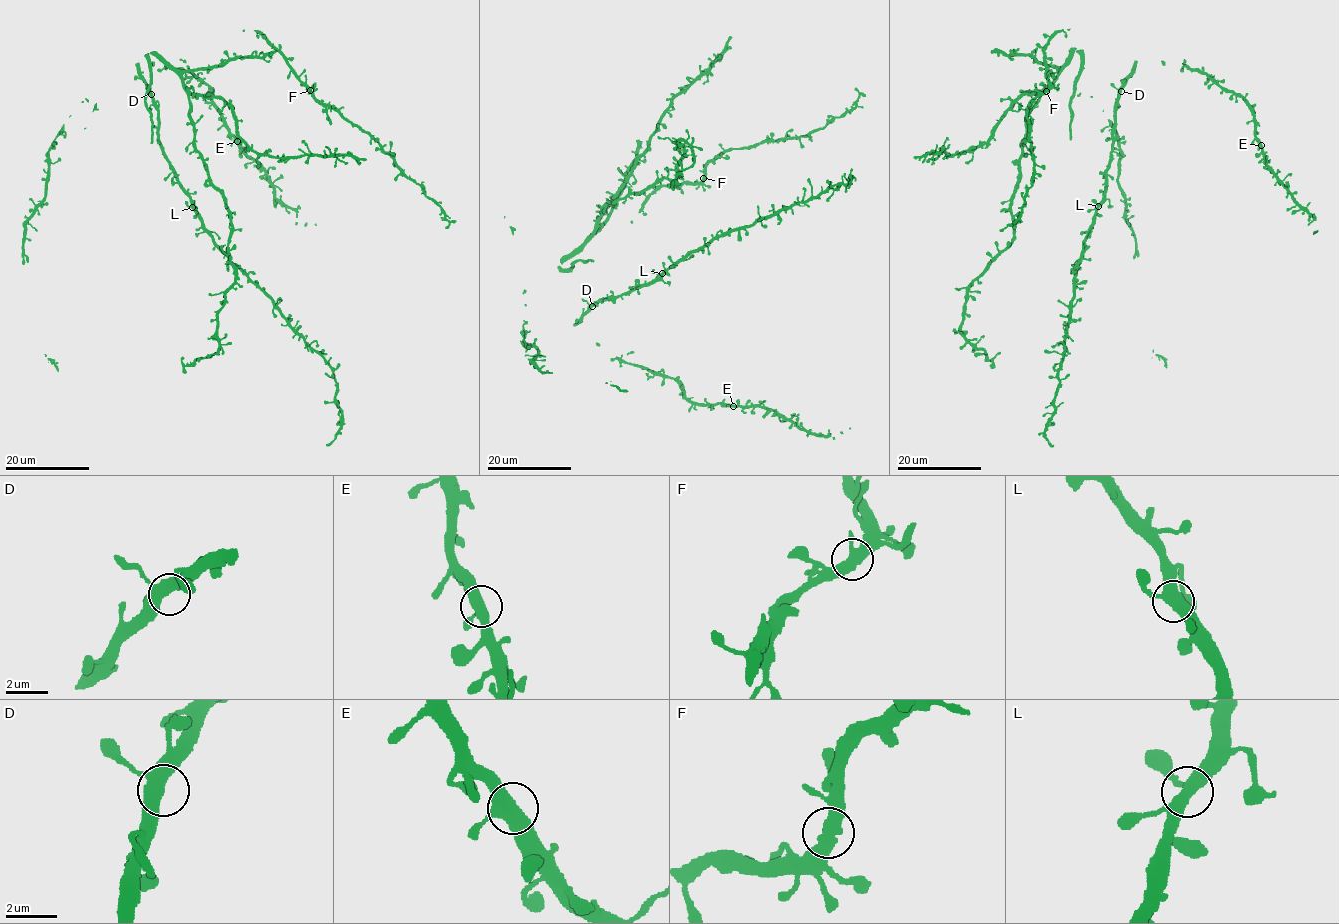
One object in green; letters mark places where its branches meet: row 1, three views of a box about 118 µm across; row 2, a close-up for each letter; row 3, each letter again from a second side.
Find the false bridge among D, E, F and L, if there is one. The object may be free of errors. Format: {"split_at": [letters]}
{"split_at": []}

